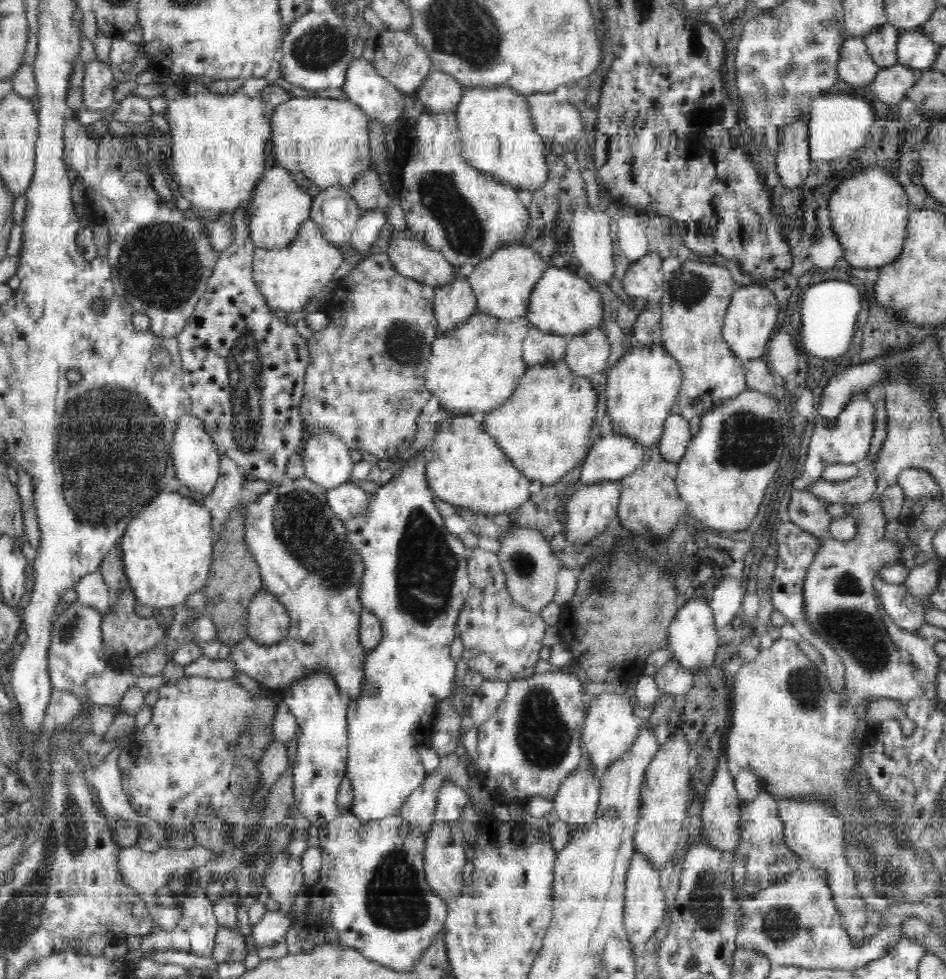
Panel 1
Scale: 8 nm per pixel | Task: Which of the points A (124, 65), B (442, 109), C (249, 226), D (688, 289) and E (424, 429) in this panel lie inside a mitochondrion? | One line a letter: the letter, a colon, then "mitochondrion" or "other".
A: other
B: other
C: other
D: mitochondrion
E: other

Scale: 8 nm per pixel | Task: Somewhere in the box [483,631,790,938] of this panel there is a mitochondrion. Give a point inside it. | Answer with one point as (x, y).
(543, 738)

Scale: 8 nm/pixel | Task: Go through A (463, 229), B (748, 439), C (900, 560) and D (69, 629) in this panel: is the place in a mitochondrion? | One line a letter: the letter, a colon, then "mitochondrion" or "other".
A: mitochondrion
B: mitochondrion
C: other
D: mitochondrion

